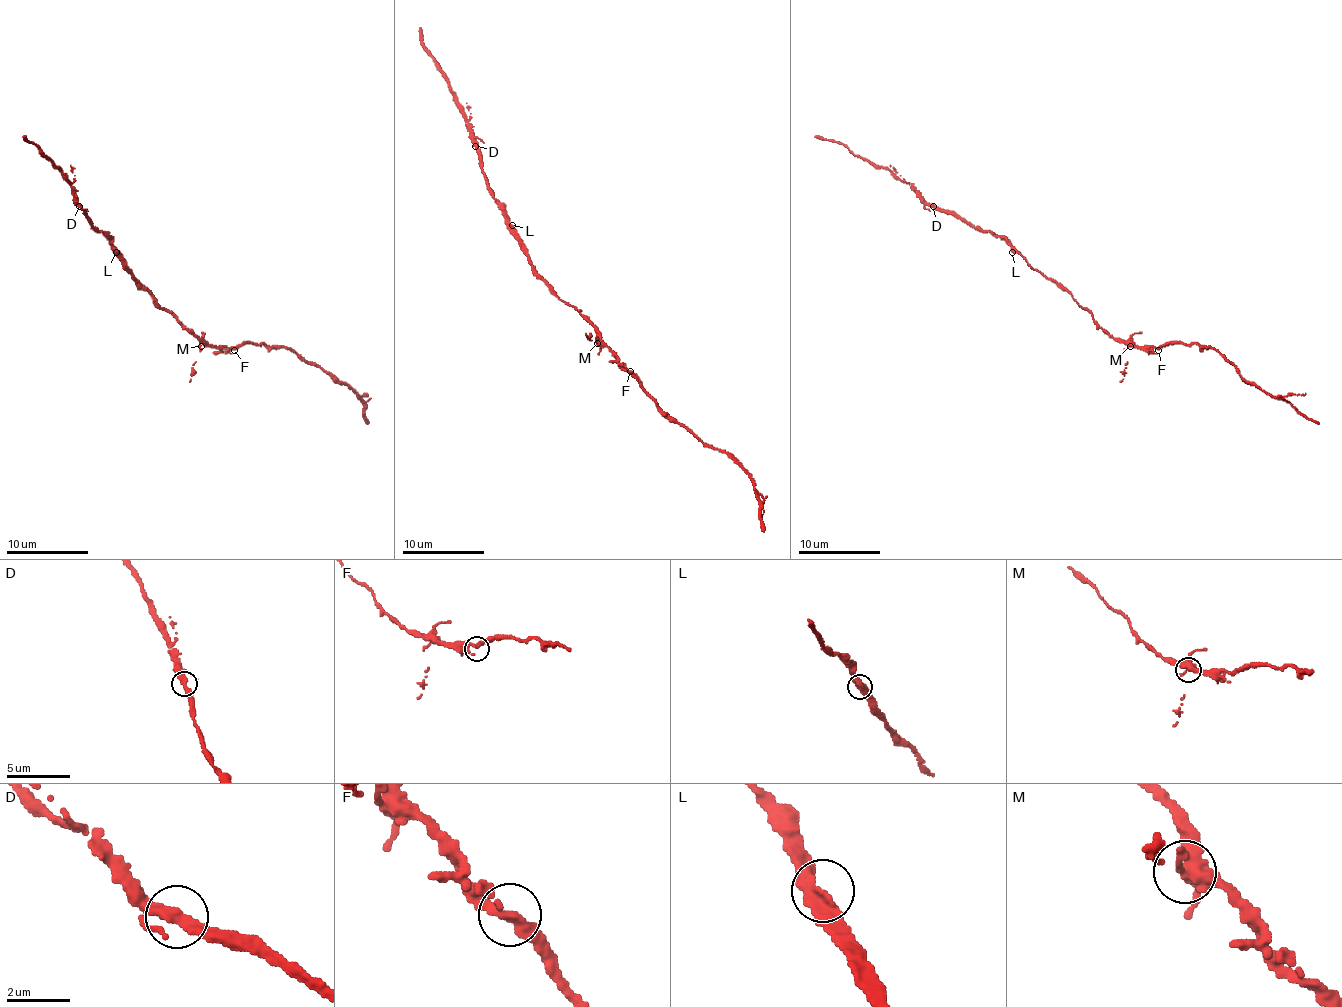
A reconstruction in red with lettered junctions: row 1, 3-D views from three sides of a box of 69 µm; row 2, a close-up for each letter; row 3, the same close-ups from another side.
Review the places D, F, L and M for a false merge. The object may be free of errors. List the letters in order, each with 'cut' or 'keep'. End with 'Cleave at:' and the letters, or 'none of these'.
D: keep
F: keep
L: keep
M: keep
Cleave at: none of these

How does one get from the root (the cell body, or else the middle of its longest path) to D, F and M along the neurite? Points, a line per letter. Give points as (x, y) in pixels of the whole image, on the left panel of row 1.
D: (160, 307), (134, 278), (126, 260), (89, 221), (79, 205)
F: (160, 307), (199, 340), (234, 350)
M: (160, 307), (189, 329), (201, 346)

